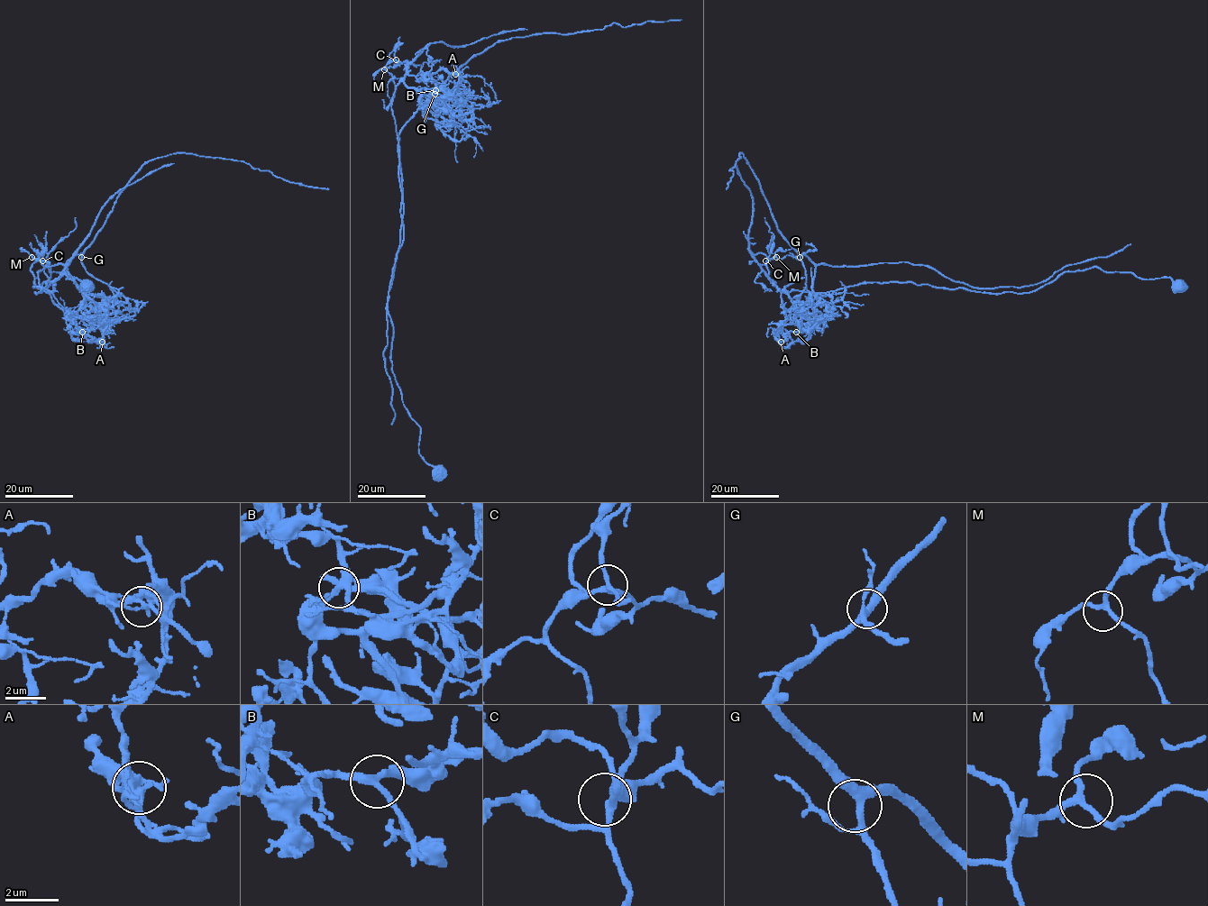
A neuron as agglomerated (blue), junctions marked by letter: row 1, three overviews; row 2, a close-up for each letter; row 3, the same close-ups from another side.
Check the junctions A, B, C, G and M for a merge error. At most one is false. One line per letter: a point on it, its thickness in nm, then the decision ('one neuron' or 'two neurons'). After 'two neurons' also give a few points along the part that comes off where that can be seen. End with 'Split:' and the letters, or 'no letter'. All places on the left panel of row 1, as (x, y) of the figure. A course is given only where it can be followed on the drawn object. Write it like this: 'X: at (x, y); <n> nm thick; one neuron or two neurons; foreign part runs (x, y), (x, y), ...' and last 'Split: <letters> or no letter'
A: at (102, 342); 200 nm thick; two neurons; foreign part runs (102, 342), (106, 324), (87, 329), (96, 315), (66, 264), (150, 160), (243, 160), (328, 189)
B: at (82, 332); 280 nm thick; one neuron
C: at (42, 260); 220 nm thick; one neuron
G: at (81, 257); 280 nm thick; one neuron
M: at (32, 257); 200 nm thick; one neuron
Split: A

